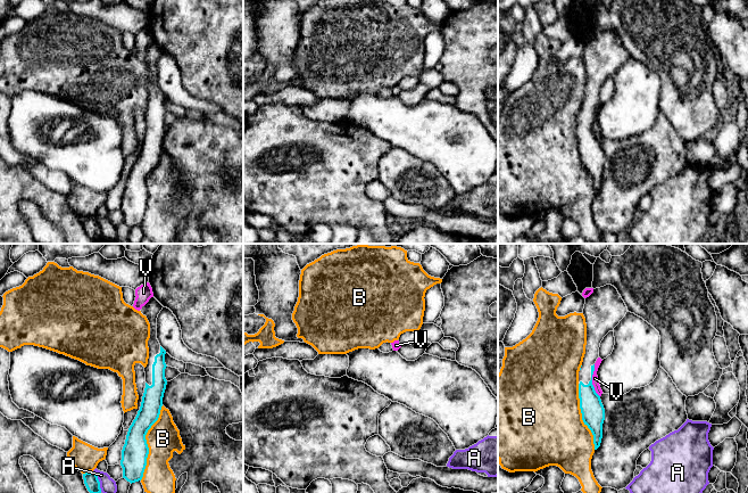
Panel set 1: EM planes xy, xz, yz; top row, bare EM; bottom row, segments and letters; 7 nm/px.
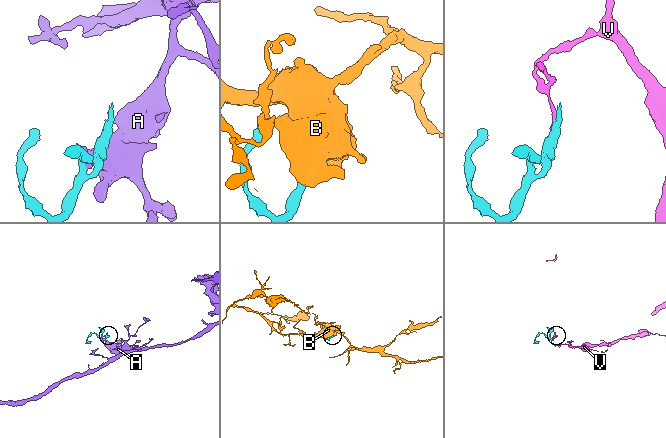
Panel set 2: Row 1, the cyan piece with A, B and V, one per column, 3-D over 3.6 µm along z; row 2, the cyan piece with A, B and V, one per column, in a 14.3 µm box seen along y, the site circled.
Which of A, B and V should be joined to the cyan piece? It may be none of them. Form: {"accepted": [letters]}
{"accepted": []}

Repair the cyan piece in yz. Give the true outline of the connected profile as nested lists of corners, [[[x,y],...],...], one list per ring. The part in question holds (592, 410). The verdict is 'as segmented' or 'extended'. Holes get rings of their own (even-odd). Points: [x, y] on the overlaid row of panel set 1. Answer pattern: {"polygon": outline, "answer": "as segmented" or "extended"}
{"polygon": [[[612,285],[593,289],[593,293],[585,298],[582,312],[587,323],[587,345],[579,371],[579,398],[582,420],[593,435],[595,450],[600,446],[605,420],[604,405],[592,385],[595,363],[599,358],[601,340],[614,330],[626,312],[624,301]]], "answer": "extended"}

